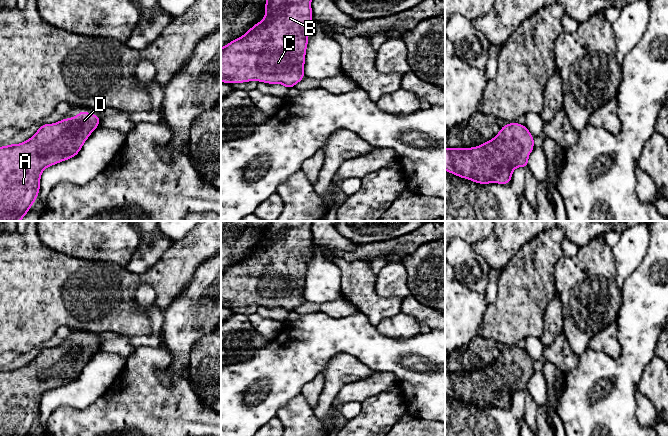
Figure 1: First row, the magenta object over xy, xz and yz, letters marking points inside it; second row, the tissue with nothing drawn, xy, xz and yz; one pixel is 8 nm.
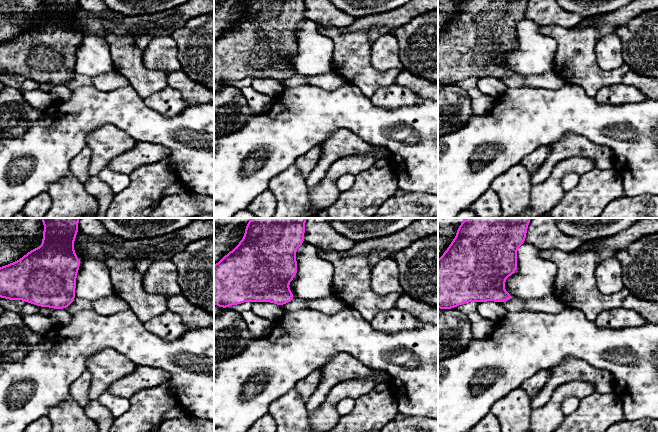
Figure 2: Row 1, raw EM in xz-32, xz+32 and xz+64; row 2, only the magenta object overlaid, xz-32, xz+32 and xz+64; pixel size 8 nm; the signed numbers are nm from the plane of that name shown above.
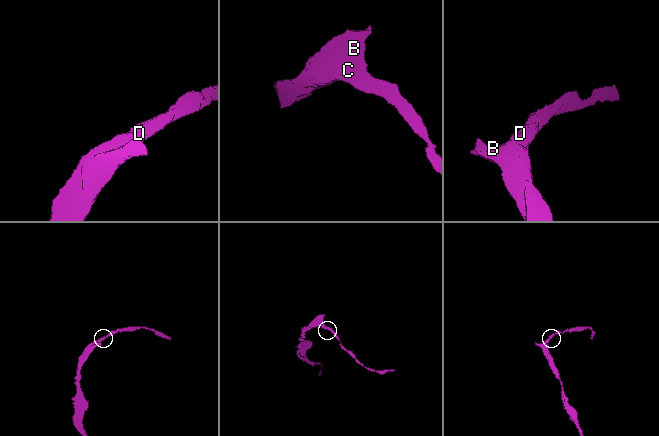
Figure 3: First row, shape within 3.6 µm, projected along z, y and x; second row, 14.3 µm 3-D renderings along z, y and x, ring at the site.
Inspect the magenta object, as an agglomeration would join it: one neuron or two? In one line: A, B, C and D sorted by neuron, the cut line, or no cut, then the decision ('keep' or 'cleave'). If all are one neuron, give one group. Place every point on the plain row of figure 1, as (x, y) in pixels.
A B C D; no cut; keep

